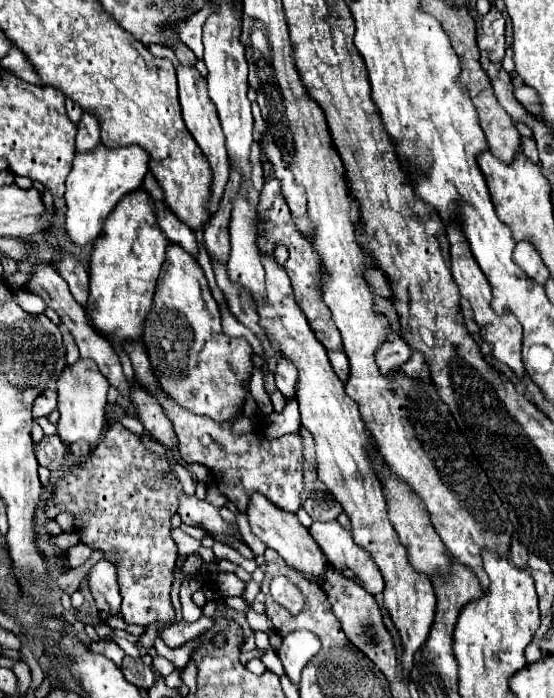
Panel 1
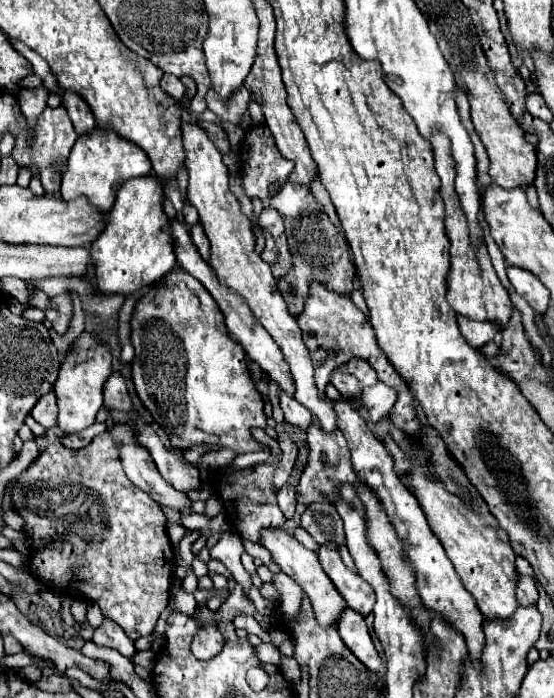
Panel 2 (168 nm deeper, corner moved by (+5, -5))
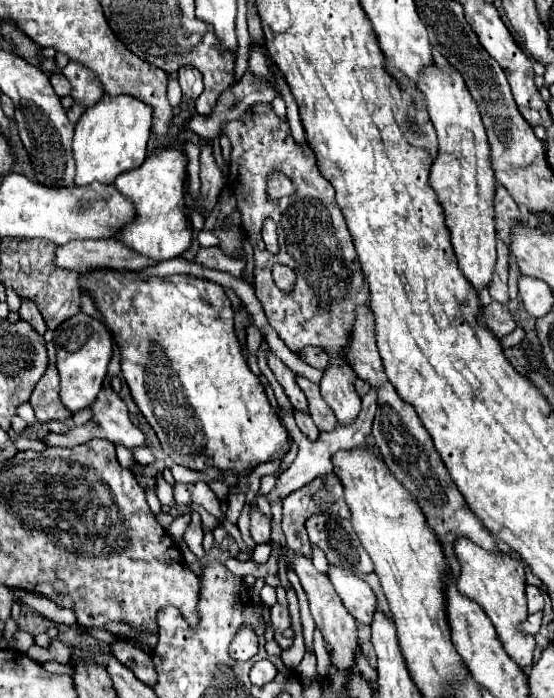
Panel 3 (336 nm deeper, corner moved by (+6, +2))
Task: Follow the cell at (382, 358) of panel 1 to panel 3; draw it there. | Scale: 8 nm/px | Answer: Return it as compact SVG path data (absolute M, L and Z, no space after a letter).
M306 346L302 352L298 352L300 354L300 358L306 362L306 364L310 364L310 366L314 366L314 368L318 368L318 370L324 370L326 366L328 366L328 354L324 354L322 350L318 350L318 348L314 348L314 346Z

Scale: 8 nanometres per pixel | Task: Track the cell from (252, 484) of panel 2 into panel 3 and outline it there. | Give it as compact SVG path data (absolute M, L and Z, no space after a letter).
M250 508L250 534L256 544L270 544L270 520L258 508Z

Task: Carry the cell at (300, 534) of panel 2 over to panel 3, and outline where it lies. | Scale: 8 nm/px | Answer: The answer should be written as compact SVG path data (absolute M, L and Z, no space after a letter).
M312 545L312 562L320 573L328 576L329 562L322 550L314 545Z

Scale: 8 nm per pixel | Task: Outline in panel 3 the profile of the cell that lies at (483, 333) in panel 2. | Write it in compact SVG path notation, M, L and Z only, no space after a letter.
M492 302L488 308L484 308L484 318L486 318L488 328L490 328L498 338L510 334L510 332L516 328L514 316L512 316L510 310L508 310L504 304L500 304L500 302Z

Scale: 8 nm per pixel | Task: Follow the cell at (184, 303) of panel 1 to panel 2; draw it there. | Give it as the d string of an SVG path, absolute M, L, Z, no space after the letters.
M173 269L171 273L167 273L161 283L157 283L157 287L151 289L151 297L153 299L139 299L137 305L135 305L135 311L133 311L133 319L131 319L131 341L133 341L133 347L135 347L135 359L133 359L133 383L135 383L135 391L137 395L141 397L143 405L153 413L155 421L165 429L165 433L169 435L171 443L175 449L191 449L199 443L205 443L205 445L211 445L213 449L233 449L235 453L247 453L247 451L255 451L259 449L259 443L251 437L251 427L261 427L265 429L265 423L267 423L267 417L265 417L265 411L263 411L263 397L259 395L259 391L255 389L253 381L251 381L251 375L249 375L249 369L247 369L247 357L245 357L245 351L239 343L235 343L229 335L227 335L227 327L225 327L225 321L223 321L223 315L217 307L217 303L213 301L213 297L209 295L209 291L195 279L191 277L187 271L183 269Z

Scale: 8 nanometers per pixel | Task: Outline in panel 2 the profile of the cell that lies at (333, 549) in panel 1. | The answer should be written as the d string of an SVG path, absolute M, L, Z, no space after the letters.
M321 545L319 561L325 567L325 573L329 575L333 585L339 589L339 593L347 601L347 605L351 609L355 609L357 613L369 615L373 611L373 603L375 603L375 593L373 593L371 585L367 585L367 581L363 581L363 577L359 577L355 571L345 567L337 549Z

